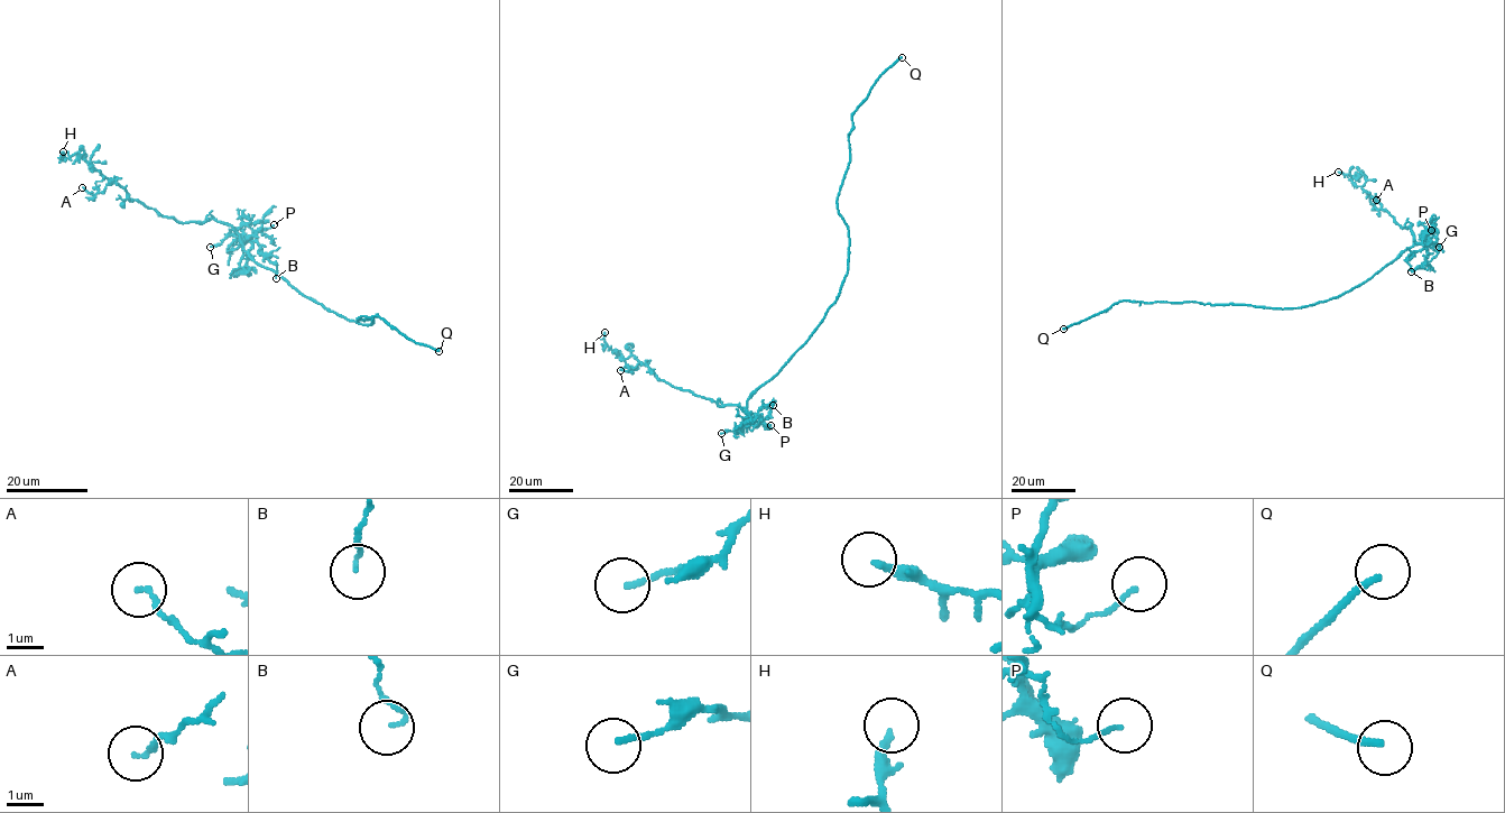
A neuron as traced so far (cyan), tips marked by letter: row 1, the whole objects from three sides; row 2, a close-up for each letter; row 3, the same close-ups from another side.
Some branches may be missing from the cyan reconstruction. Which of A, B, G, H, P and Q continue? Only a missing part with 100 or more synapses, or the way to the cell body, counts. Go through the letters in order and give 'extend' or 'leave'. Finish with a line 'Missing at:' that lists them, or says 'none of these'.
A: leave
B: leave
G: leave
H: leave
P: leave
Q: extend
Missing at: Q

